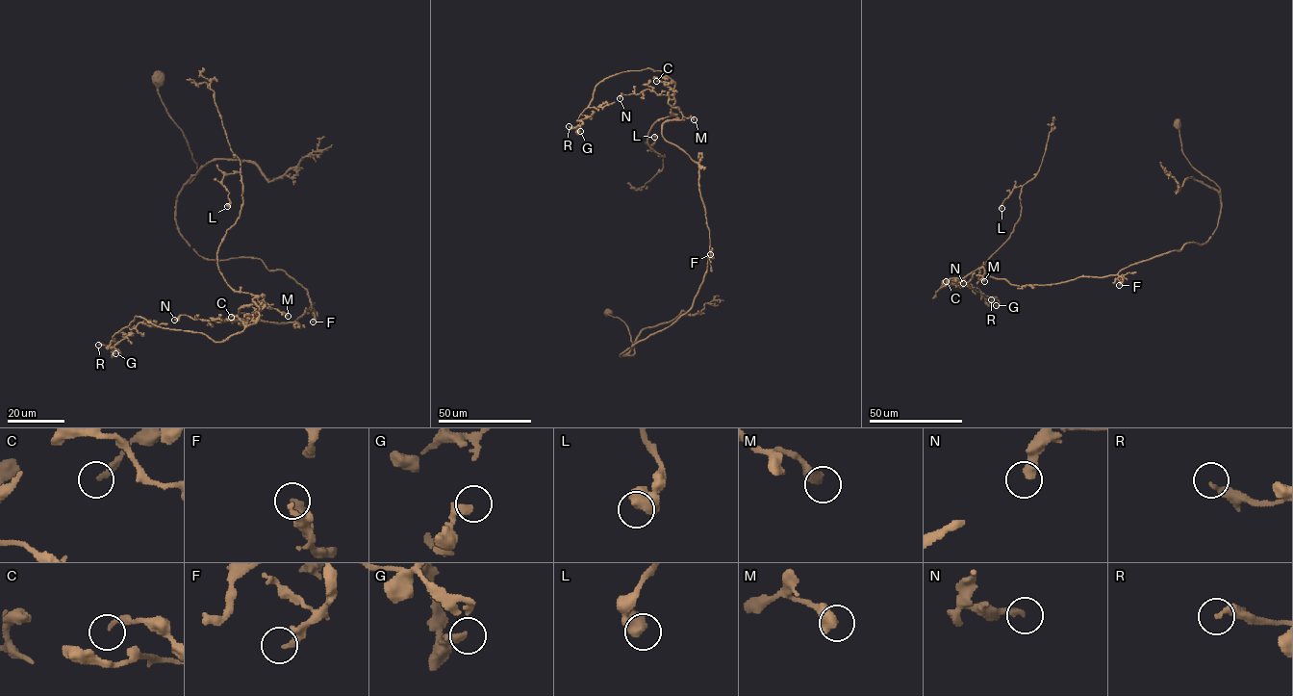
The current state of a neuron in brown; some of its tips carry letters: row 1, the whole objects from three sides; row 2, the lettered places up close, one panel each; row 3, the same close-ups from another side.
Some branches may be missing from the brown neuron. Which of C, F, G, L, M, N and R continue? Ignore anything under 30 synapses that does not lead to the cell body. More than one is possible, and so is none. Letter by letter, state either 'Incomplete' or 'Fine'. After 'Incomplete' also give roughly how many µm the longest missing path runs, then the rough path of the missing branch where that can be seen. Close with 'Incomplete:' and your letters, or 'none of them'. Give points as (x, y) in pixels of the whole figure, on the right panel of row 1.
C: Fine
F: Fine
G: Fine
L: Fine
M: Fine
N: Fine
R: Fine
Incomplete: none of them

